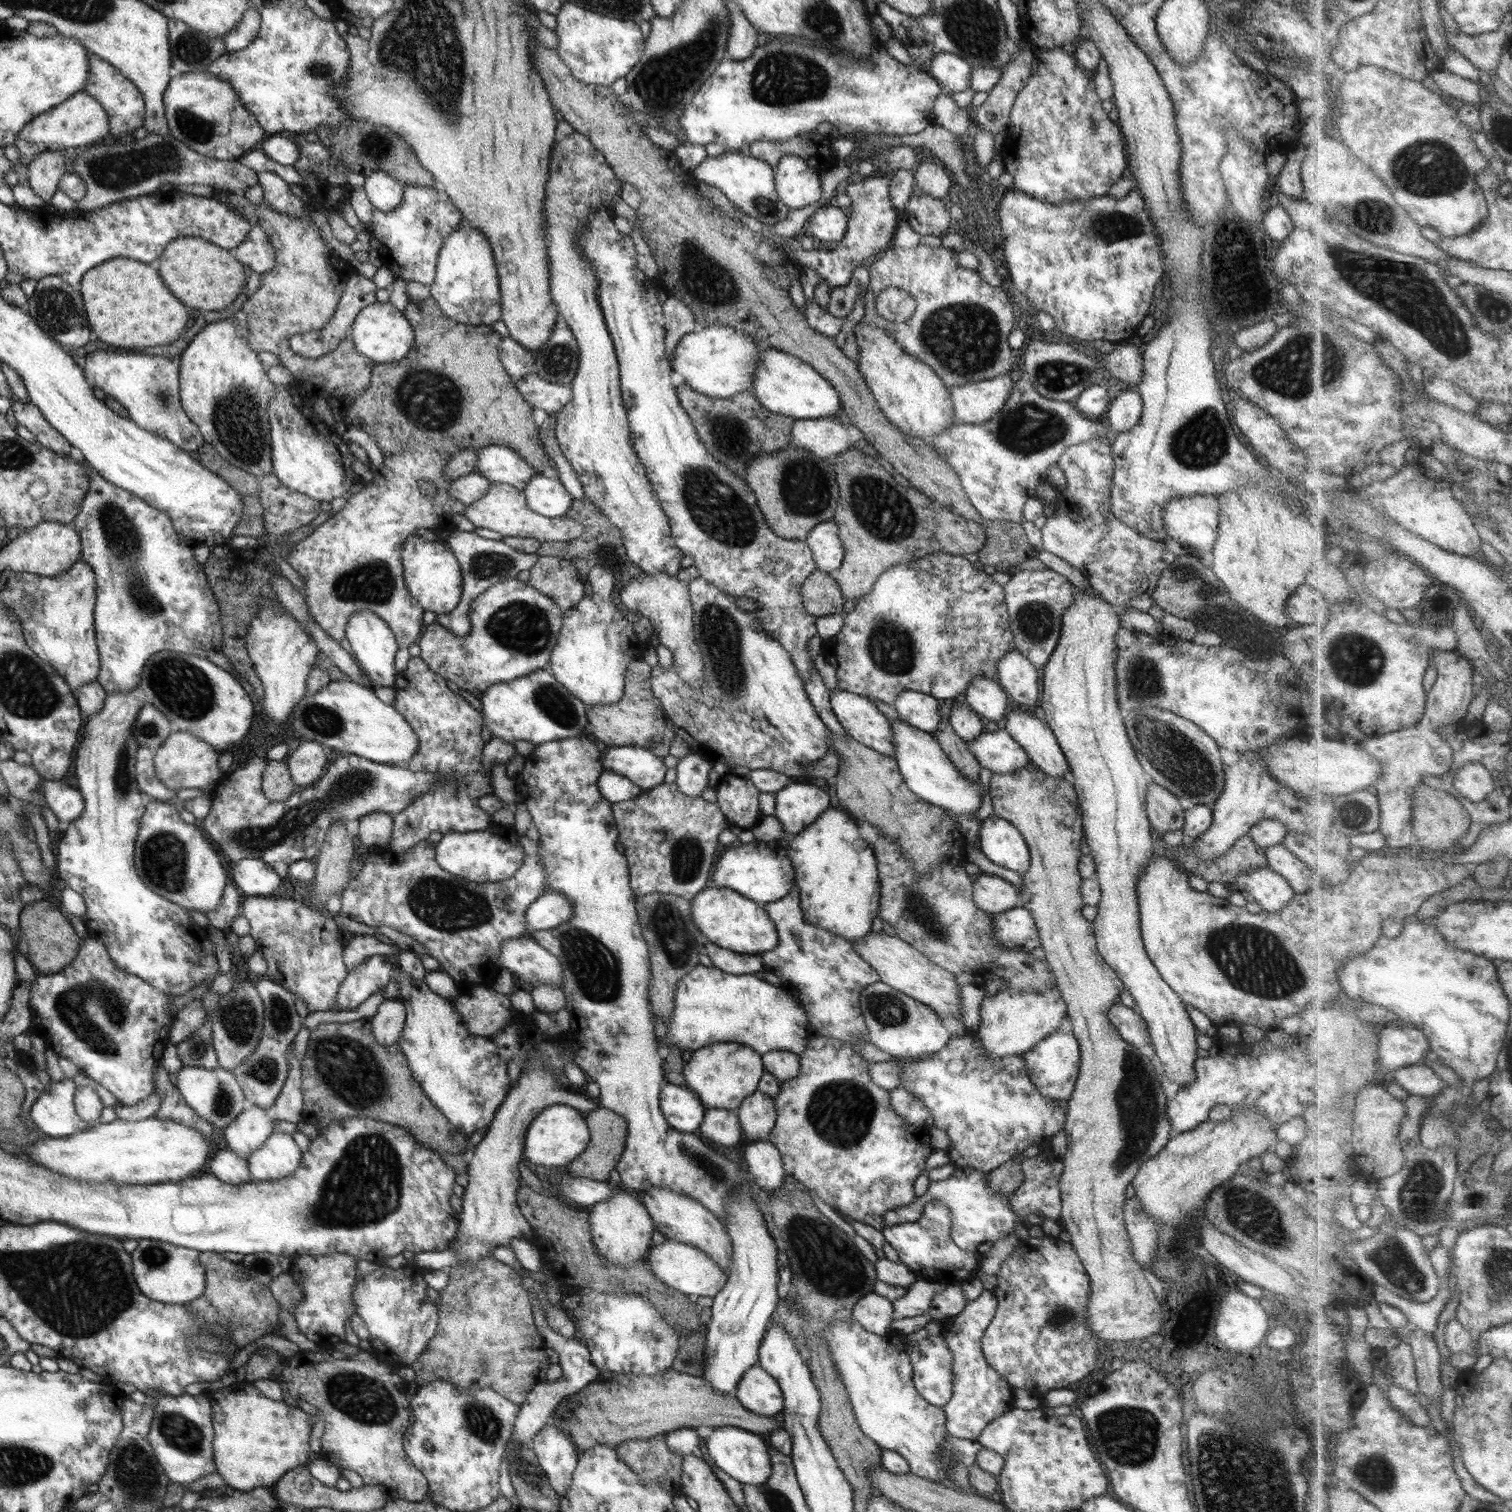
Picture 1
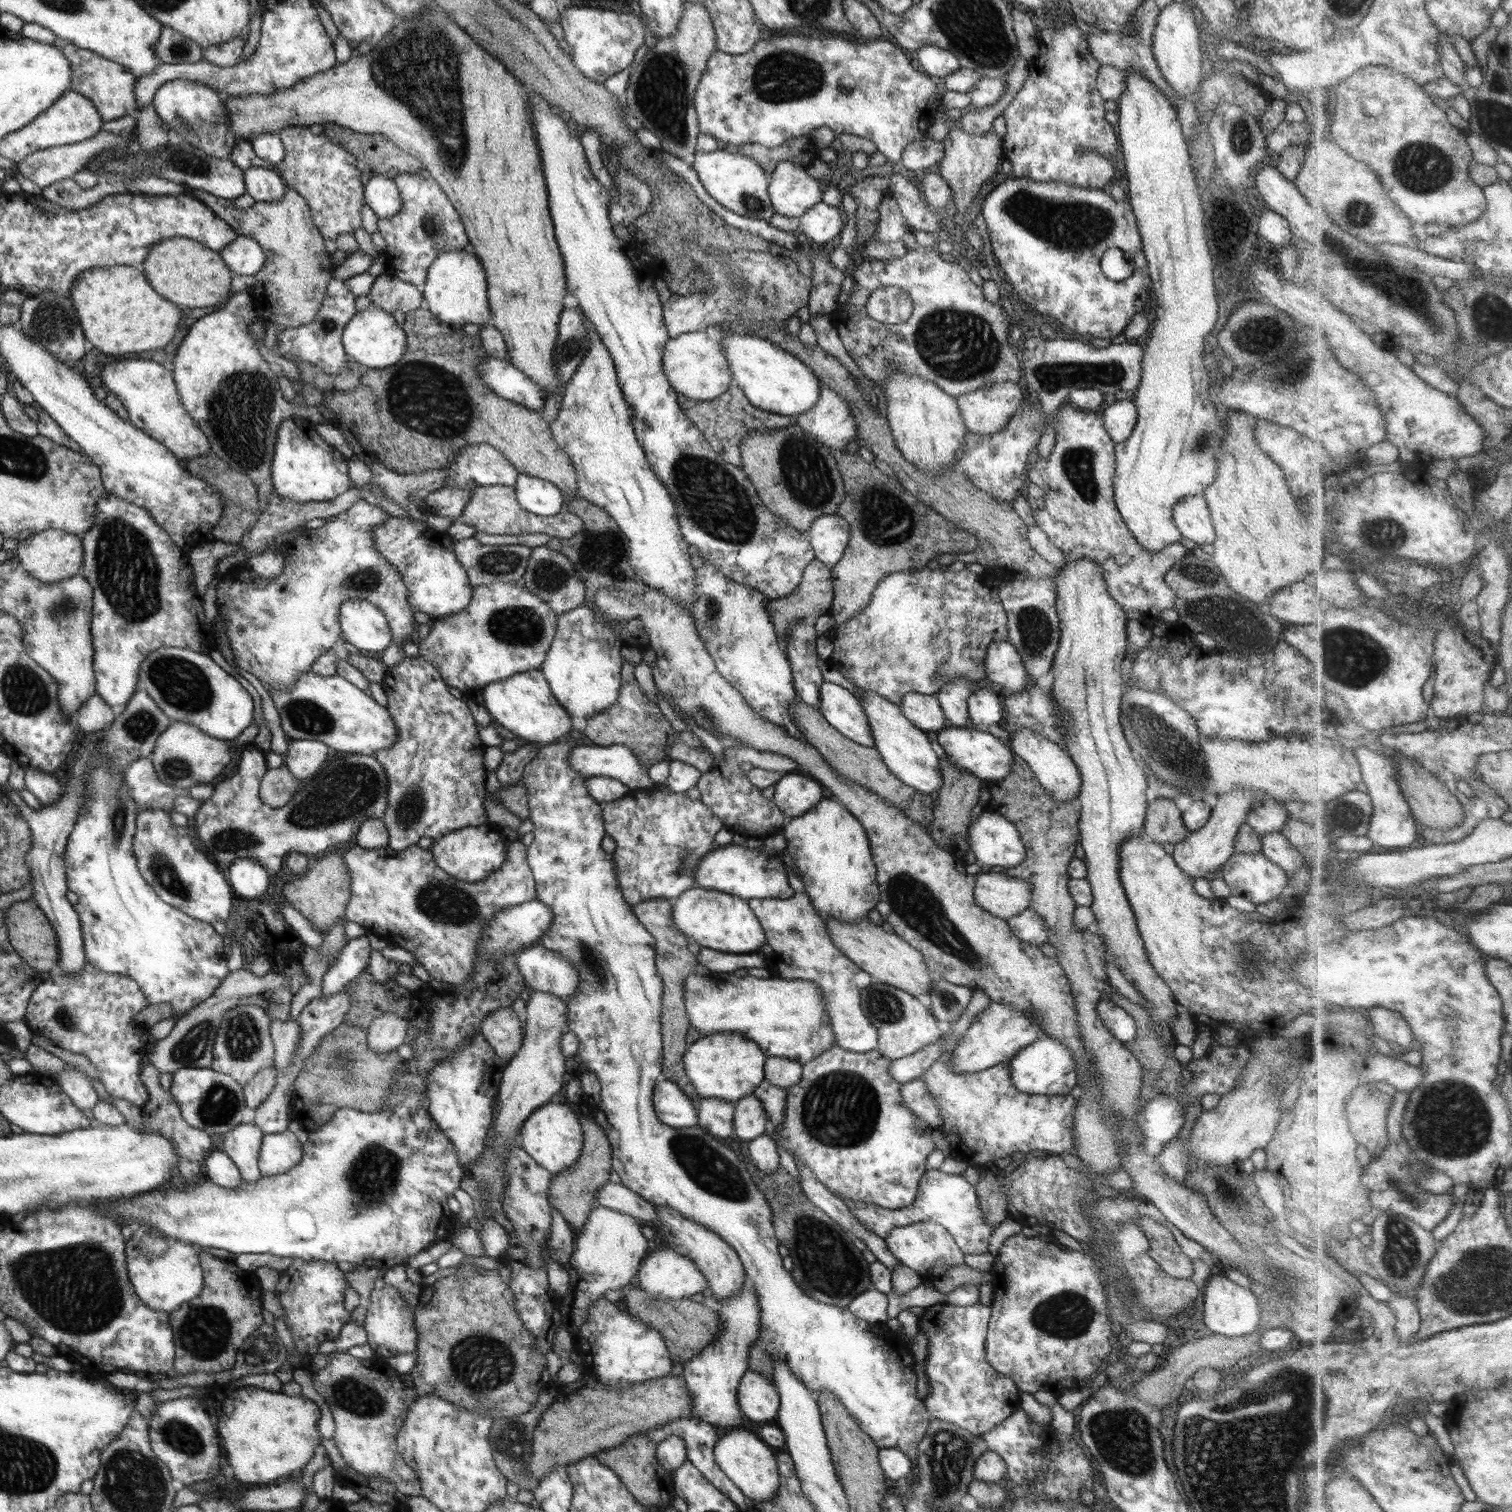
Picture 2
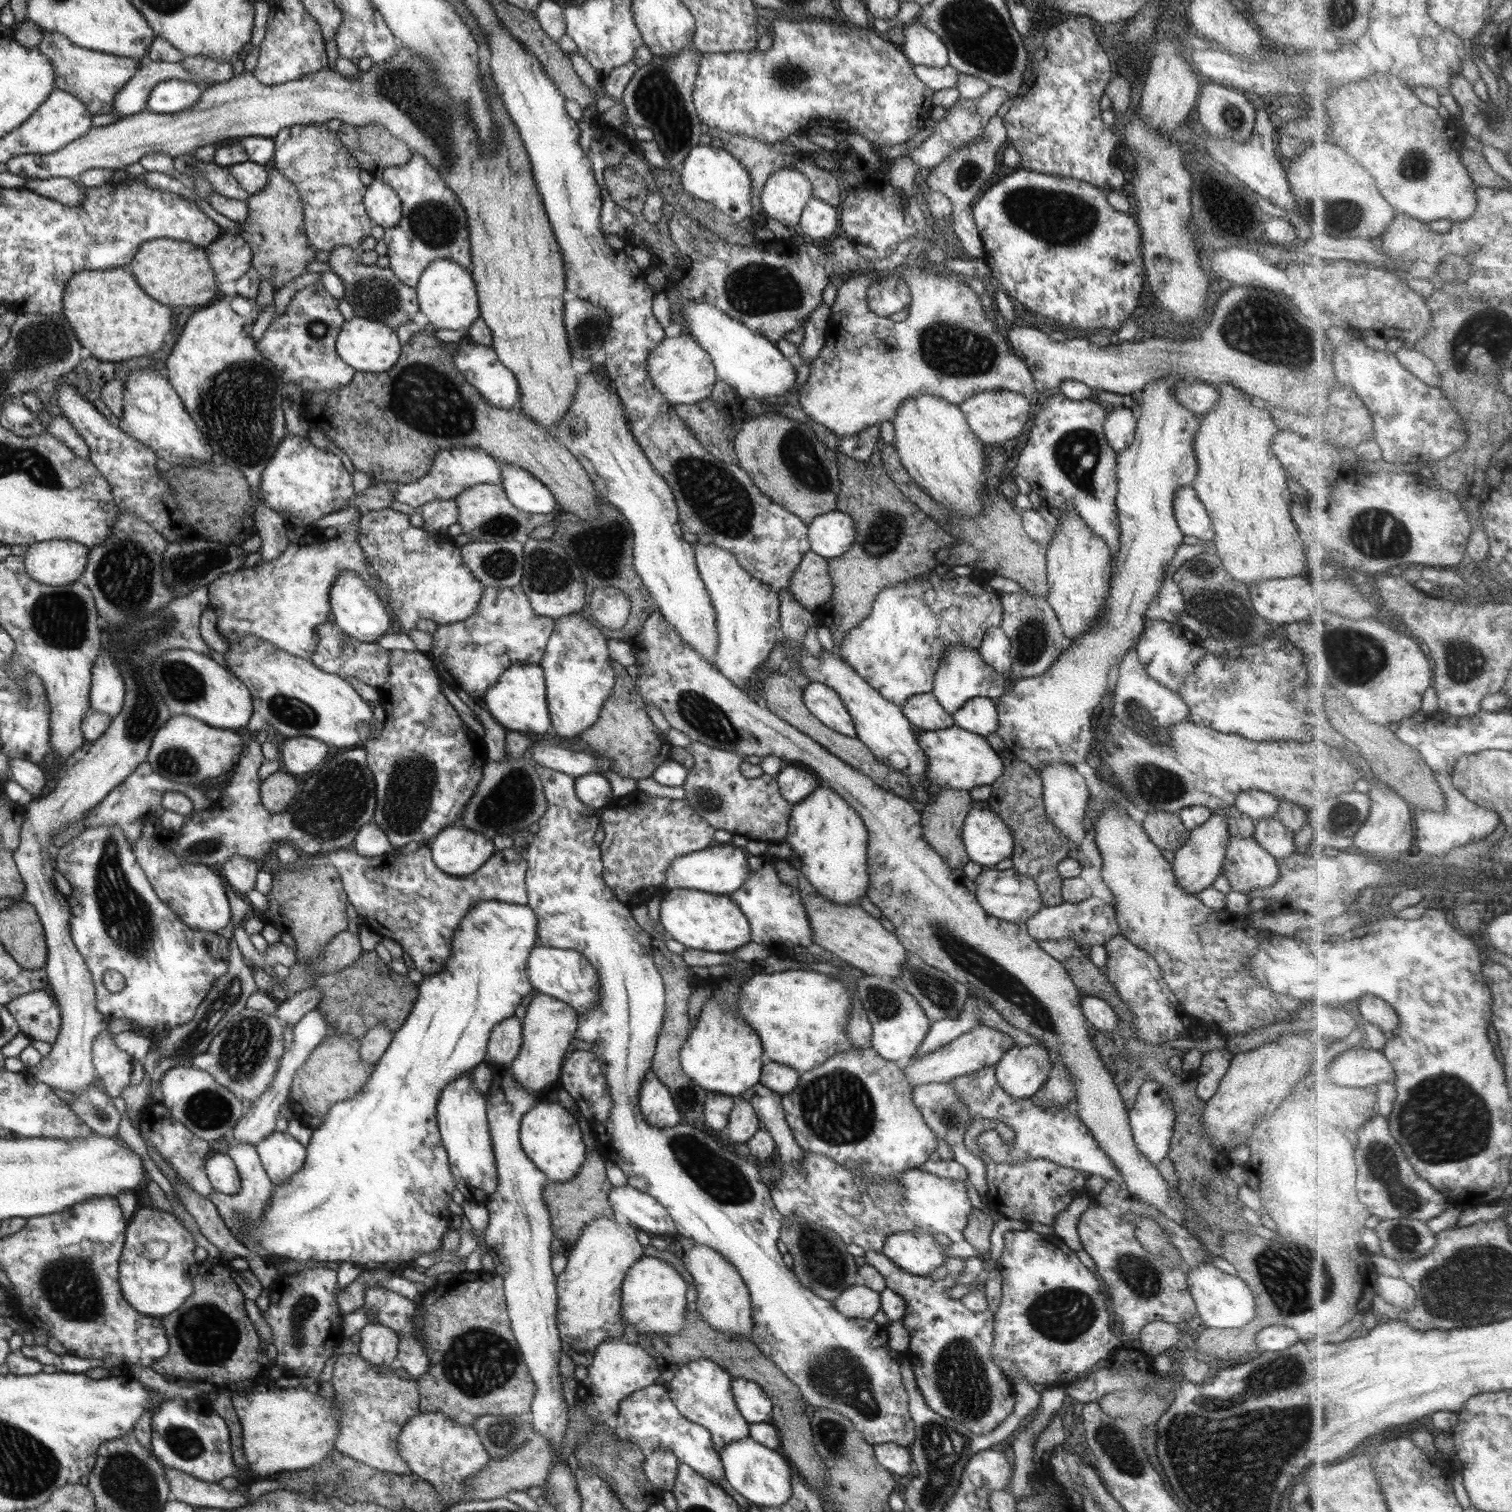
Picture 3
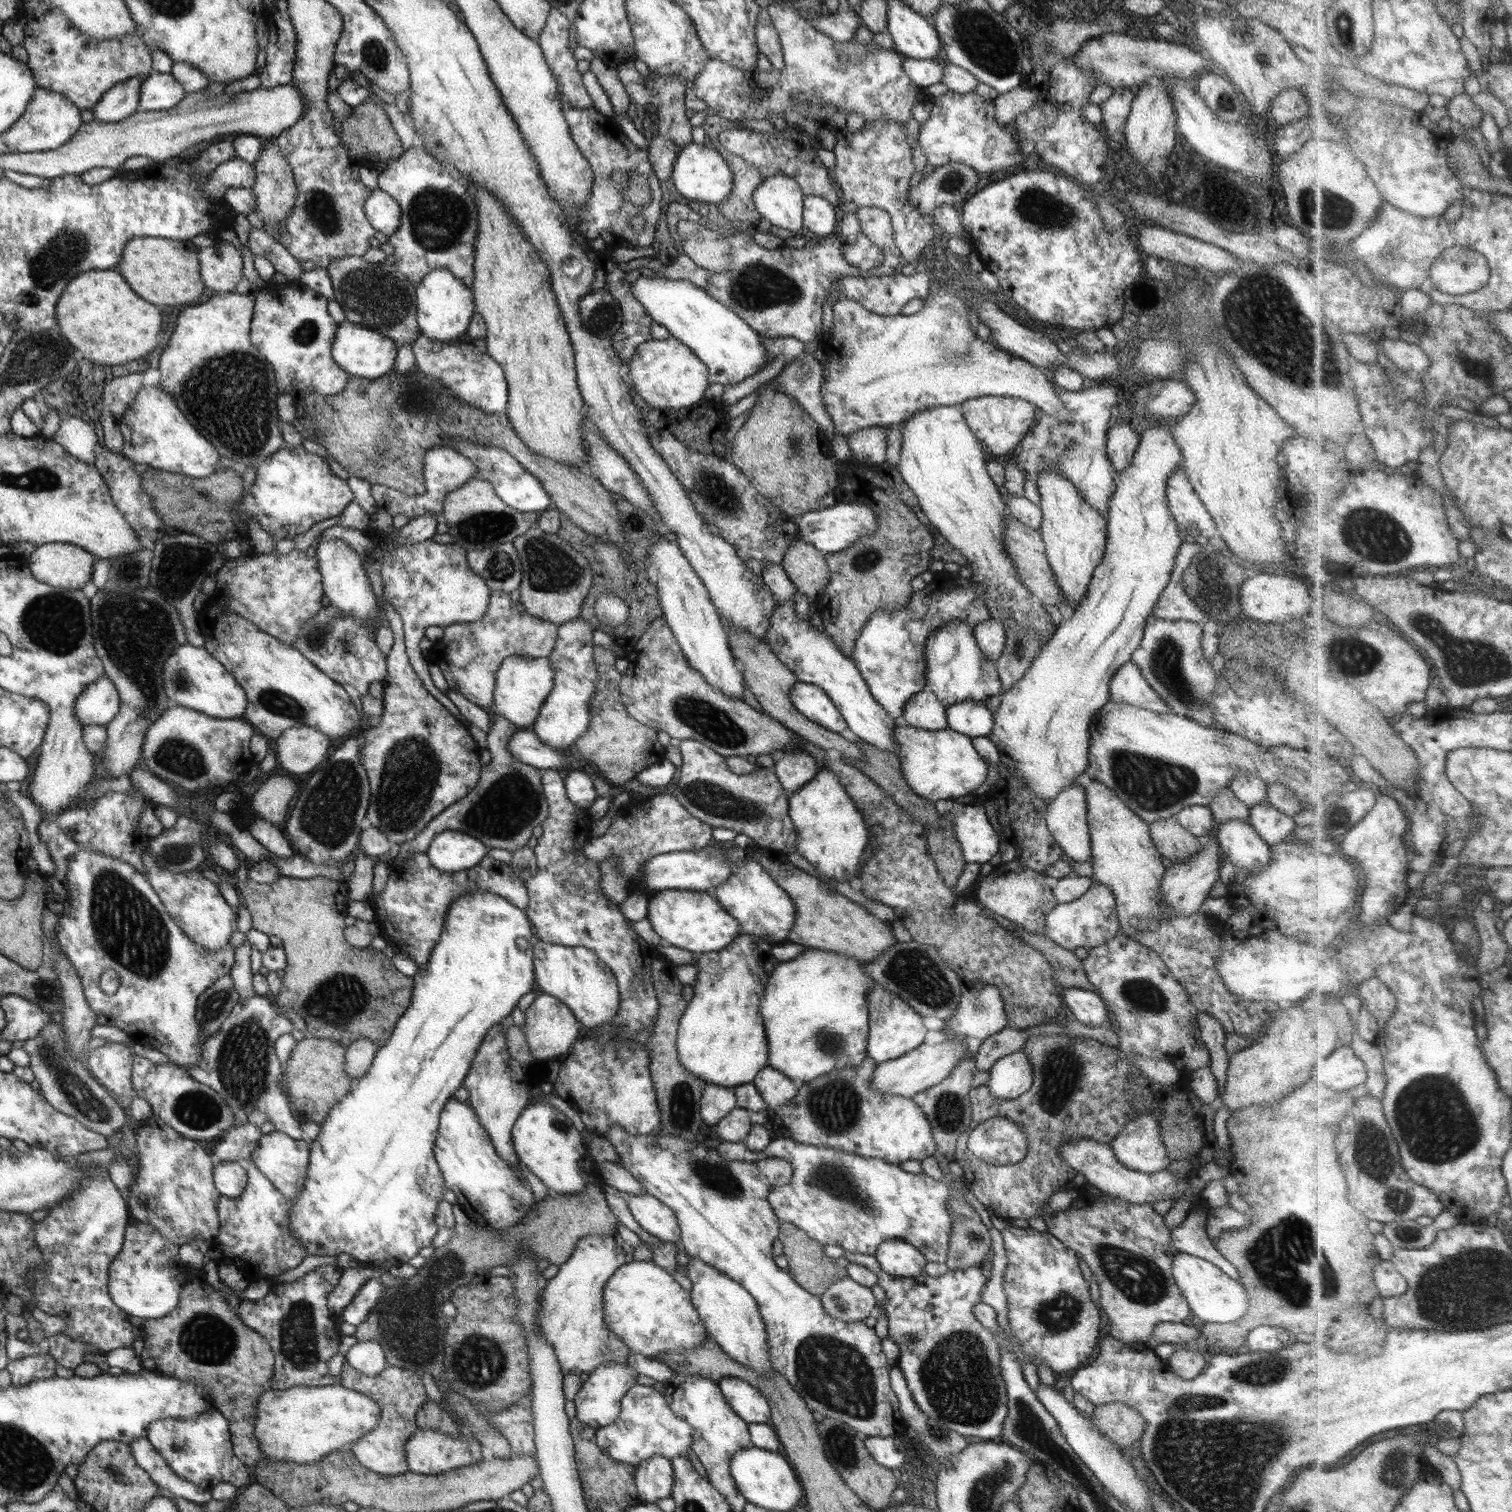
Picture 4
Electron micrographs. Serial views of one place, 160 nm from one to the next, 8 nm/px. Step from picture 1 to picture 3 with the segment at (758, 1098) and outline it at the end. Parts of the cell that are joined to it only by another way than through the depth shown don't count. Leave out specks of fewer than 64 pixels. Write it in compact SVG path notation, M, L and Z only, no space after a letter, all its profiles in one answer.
M737 1099L728 1115L728 1138L736 1143L745 1143L760 1130L760 1119L748 1101Z

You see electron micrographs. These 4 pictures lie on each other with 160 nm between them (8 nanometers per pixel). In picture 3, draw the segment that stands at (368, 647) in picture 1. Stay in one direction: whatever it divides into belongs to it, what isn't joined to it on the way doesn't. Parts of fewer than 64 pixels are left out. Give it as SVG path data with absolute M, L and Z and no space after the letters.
M342 572L342 576L333 584L330 604L334 612L334 624L346 635L353 636L362 642L377 642L390 628L390 614L378 595L370 588L368 582L352 572Z

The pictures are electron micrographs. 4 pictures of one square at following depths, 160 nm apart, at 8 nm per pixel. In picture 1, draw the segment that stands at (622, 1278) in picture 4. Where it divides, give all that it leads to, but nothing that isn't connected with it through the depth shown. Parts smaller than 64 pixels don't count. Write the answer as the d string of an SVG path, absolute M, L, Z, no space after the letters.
M666 1240L662 1244L652 1245L646 1254L646 1261L660 1282L691 1298L714 1298L727 1281L728 1270L723 1270L705 1252L677 1240Z

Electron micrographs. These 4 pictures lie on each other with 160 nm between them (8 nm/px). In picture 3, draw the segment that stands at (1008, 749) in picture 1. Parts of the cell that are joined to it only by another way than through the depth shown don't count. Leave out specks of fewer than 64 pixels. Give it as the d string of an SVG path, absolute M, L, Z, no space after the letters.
M955 724L942 730L919 730L917 741L927 758L923 781L931 791L940 788L970 791L974 786L991 785L1002 774L1002 759L986 741L986 737L968 732Z

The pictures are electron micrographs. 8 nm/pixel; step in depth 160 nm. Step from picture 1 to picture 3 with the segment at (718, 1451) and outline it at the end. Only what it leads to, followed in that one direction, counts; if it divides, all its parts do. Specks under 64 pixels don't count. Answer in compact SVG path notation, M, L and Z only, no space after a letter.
M743 1438L727 1444L719 1453L725 1478L730 1486L758 1507L780 1507L792 1494L791 1466L779 1450L766 1448L753 1438Z

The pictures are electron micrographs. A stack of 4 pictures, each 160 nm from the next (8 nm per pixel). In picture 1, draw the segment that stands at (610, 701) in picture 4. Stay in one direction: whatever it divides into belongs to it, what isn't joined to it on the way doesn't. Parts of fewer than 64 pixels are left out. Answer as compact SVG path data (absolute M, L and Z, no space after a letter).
M638 658L627 666L625 672L625 694L616 704L595 704L588 707L586 714L592 728L592 736L608 747L634 745L650 749L656 756L669 755L672 741L677 737L675 726L667 718L661 702L651 688L650 666Z

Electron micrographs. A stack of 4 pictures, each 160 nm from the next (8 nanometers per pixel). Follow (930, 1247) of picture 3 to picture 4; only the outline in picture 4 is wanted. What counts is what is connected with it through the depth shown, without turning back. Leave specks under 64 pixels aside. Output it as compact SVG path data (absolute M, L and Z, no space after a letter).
M900 1239L882 1242L873 1255L886 1274L898 1278L915 1277L924 1272L928 1261L914 1245Z

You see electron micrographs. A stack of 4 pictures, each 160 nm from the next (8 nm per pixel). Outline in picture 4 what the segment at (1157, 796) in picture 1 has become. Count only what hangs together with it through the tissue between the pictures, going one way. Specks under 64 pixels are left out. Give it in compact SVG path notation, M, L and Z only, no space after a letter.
M1175 817L1150 822L1149 834L1158 852L1173 864L1189 860L1202 848L1200 838L1182 828Z

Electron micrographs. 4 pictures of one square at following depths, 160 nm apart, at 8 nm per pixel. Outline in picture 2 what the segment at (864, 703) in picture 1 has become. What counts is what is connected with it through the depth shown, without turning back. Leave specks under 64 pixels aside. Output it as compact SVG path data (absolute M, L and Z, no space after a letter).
M827 681L820 686L820 691L817 704L820 714L846 738L863 747L873 747L869 720L859 697L850 694L842 686Z

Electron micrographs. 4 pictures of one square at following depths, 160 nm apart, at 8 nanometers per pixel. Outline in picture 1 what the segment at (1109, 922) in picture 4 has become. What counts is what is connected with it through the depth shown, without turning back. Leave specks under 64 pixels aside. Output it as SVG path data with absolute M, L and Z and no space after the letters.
M1014 907L998 914L991 914L991 921L995 942L1026 952L1041 946L1036 923L1027 908Z

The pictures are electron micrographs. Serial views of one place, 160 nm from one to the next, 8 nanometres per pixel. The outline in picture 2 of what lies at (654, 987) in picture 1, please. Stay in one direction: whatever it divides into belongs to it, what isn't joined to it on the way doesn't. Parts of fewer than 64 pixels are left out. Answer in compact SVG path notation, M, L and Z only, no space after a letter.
M648 899L633 906L633 913L644 925L644 928L655 938L655 967L662 977L662 1014L661 1032L664 1040L662 1052L662 1078L666 1078L682 1088L682 1092L696 1102L698 1092L690 1084L691 1080L684 1074L683 1058L687 1047L686 1036L690 1028L690 1021L685 1007L685 978L695 970L697 960L694 954L688 949L687 938L674 924L672 918L673 901L670 899Z

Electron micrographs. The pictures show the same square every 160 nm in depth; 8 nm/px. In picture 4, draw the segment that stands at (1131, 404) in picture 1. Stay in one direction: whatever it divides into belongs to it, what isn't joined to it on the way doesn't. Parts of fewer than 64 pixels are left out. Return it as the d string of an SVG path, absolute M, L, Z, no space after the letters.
M1123 421L1108 429L1106 439L1108 458L1118 473L1130 468L1134 453L1141 441L1129 423Z

